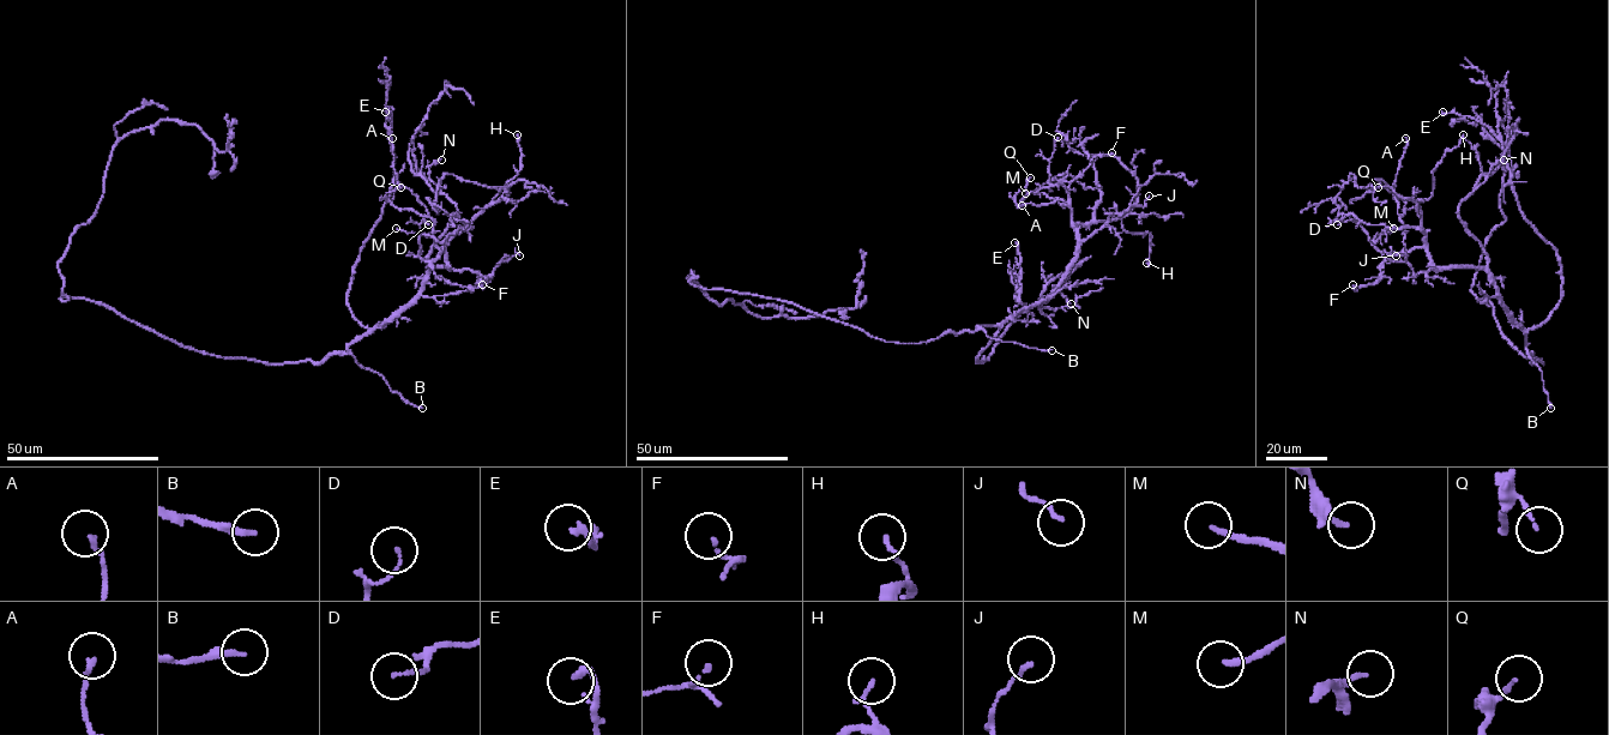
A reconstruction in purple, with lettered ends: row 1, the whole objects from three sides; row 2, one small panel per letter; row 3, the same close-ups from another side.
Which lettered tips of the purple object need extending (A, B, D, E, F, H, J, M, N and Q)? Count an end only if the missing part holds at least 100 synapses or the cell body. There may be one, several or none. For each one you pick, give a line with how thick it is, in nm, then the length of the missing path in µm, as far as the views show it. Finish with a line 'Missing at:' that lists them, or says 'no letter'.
B: Thickness 220 nm. Missing length about 80 µm
Missing at: B

